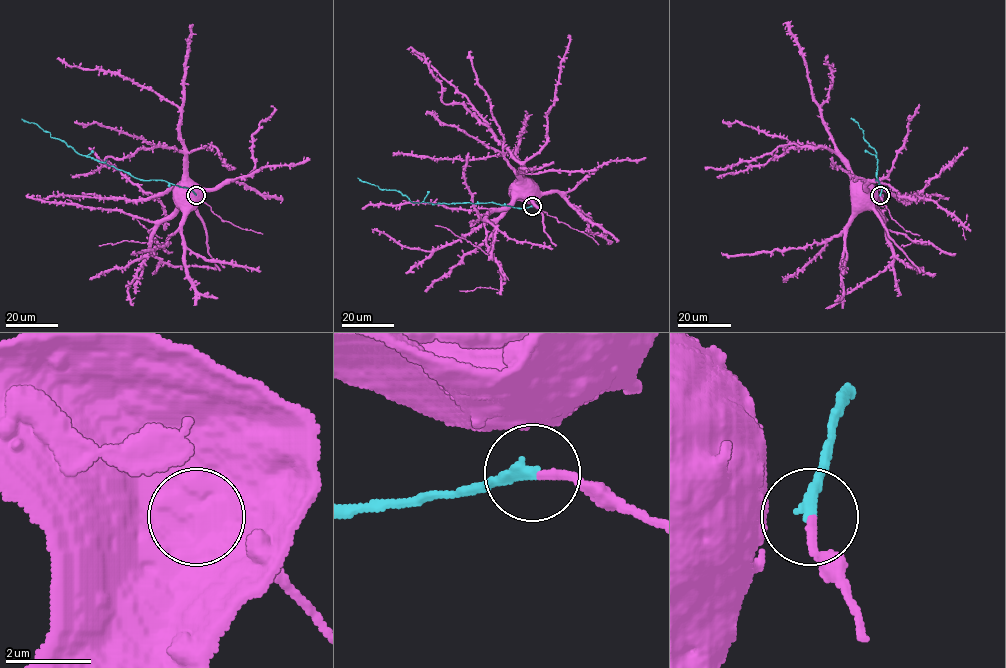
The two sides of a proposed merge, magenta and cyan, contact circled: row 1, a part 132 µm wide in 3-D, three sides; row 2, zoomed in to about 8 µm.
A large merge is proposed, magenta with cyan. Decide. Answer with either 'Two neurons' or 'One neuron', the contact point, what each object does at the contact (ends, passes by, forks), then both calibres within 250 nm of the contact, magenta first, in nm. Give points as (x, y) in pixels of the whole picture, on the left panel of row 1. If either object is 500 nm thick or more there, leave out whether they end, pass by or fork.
One neuron. Place: (196, 195). At the ring magenta passes by. At the ring cyan ends. Thickness 130 nm (magenta) against 280 nm

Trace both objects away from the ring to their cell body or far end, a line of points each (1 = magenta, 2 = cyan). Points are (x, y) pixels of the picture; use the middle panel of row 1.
1: (532, 206), (529, 185), (522, 182), (522, 187)
2: (532, 206), (516, 208), (491, 202), (413, 203), (399, 192), (380, 189), (357, 177)

